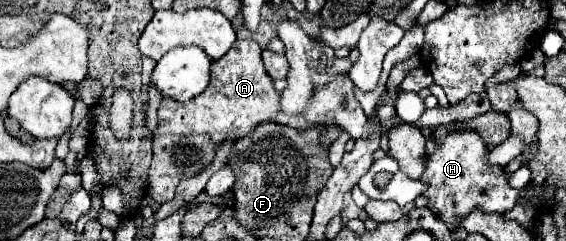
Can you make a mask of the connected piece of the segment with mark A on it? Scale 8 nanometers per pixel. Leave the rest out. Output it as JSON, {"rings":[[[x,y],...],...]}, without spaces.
{"rings":[[[236,40],[224,58],[212,62],[210,77],[208,90],[190,102],[180,104],[170,98],[160,102],[158,134],[152,140],[154,156],[148,172],[148,194],[158,204],[174,198],[182,178],[192,178],[210,166],[220,142],[246,138],[260,122],[274,120],[280,112],[280,92],[264,70],[262,48],[256,40]]]}

